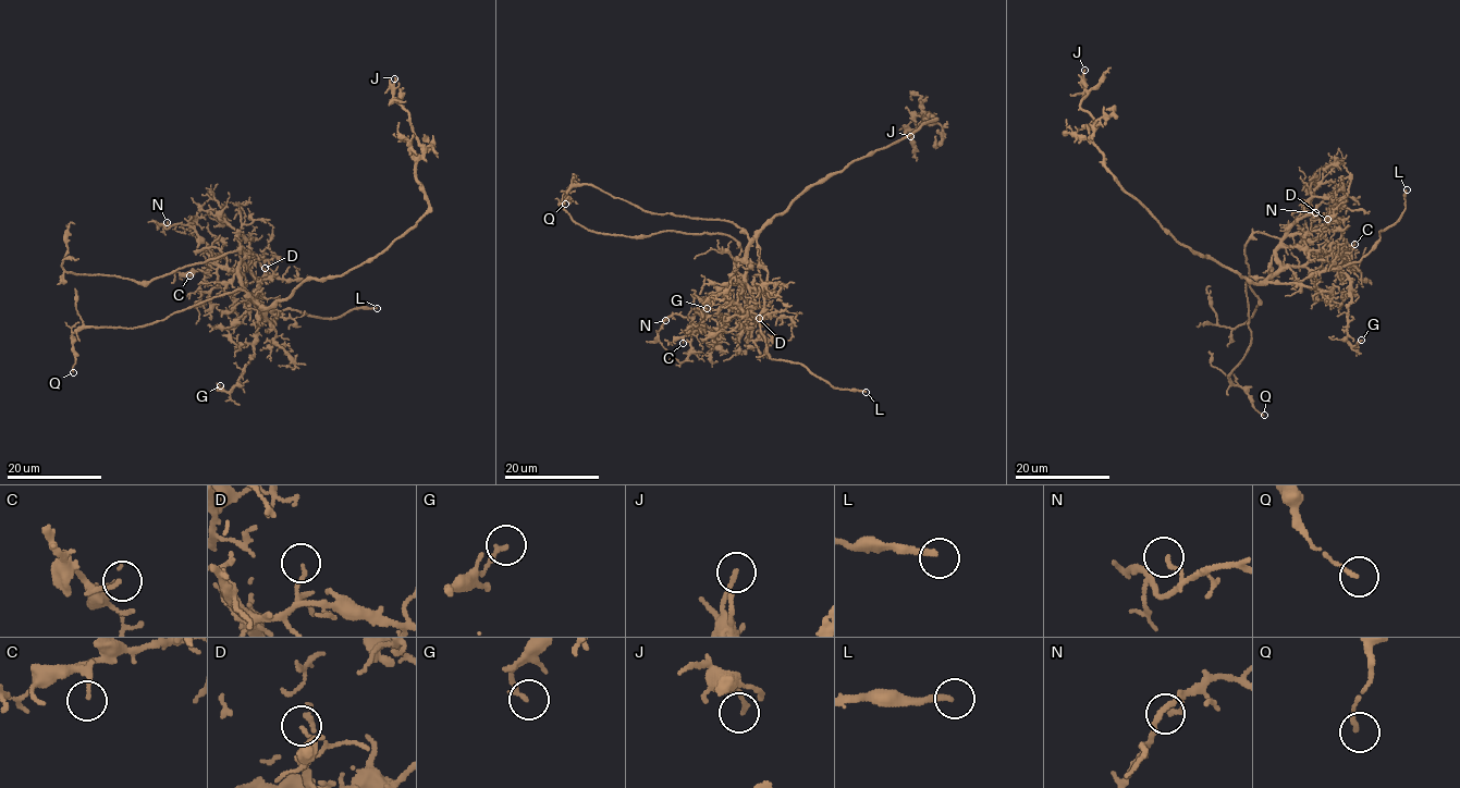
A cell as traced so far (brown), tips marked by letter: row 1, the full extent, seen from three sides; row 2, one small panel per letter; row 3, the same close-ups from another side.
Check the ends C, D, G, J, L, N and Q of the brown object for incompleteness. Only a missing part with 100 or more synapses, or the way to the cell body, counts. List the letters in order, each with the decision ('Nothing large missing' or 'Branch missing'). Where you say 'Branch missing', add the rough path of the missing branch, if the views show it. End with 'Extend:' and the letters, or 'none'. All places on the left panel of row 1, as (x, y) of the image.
C: Nothing large missing
D: Nothing large missing
G: Nothing large missing
J: Nothing large missing
L: Branch missing. Course of what is missing: (377, 308), (445, 340), (467, 370), (473, 390), (473, 401), (466, 406), (416, 419), (396, 432), (379, 438)
N: Nothing large missing
Q: Nothing large missing
Extend: L

